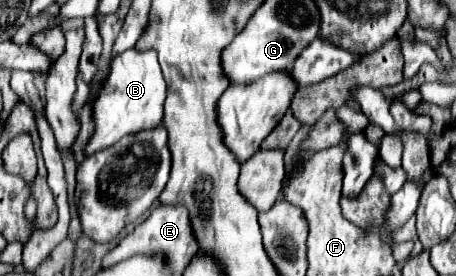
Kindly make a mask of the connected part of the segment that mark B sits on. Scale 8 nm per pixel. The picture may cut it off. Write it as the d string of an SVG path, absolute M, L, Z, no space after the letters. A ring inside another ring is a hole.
M124 51L112 61L110 75L96 99L94 105L94 123L96 131L86 145L86 153L92 155L98 149L106 149L120 141L124 135L138 133L142 129L154 129L162 123L162 107L166 99L166 81L162 77L158 59L154 51Z

